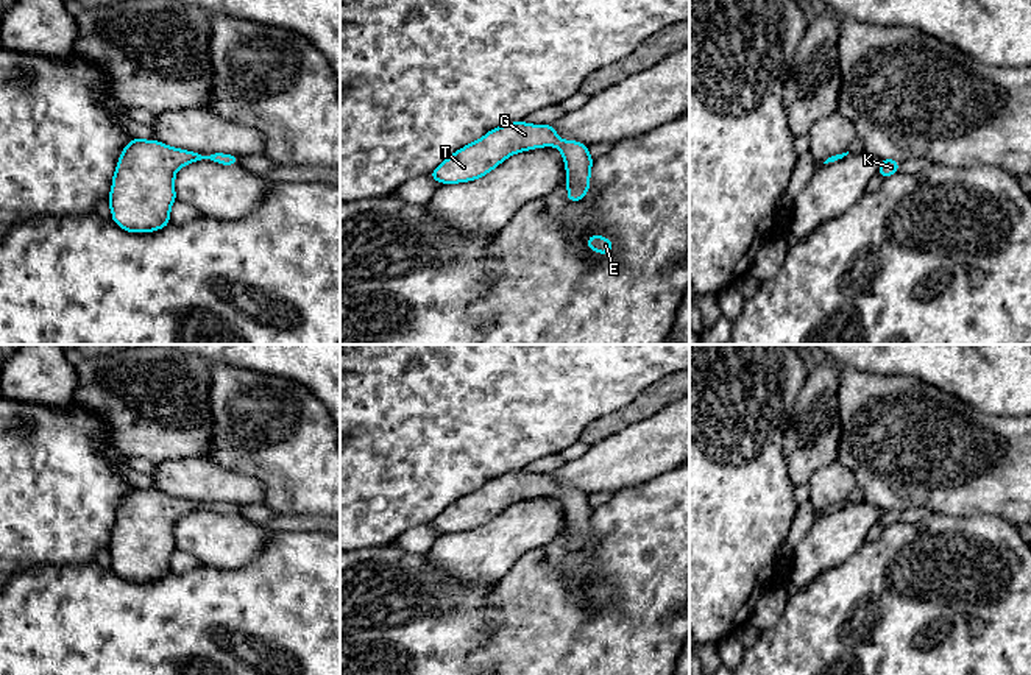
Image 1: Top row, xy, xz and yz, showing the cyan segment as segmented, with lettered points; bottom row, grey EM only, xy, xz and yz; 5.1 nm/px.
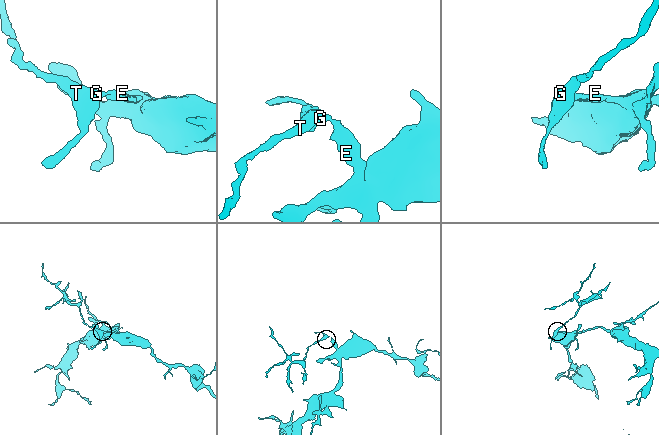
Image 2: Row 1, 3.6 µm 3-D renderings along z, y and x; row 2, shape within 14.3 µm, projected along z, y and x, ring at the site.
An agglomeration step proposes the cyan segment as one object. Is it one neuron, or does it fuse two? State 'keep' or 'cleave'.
keep

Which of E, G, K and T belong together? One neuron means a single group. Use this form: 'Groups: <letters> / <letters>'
Groups: E G K T

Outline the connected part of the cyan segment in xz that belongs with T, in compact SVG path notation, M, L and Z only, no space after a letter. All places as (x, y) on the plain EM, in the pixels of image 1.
M524 469L488 480L477 491L460 497L441 511L430 527L441 533L468 532L490 522L502 510L519 500L557 496L566 516L569 550L580 550L590 538L593 507L588 494L562 489L552 474L529 474Z

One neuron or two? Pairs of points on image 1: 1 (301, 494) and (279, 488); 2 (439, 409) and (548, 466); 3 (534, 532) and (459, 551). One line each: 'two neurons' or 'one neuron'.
1: one neuron
2: two neurons
3: one neuron

